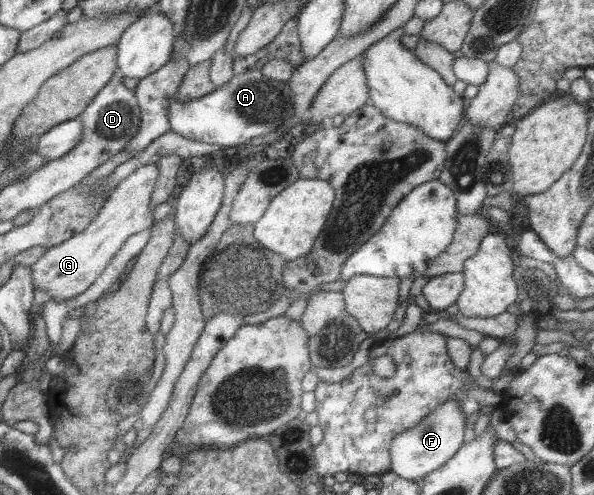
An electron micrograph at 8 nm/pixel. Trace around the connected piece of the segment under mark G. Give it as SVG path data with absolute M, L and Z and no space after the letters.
M155 164L138 167L110 191L93 219L81 230L81 233L69 237L60 245L47 248L45 253L33 265L30 265L34 290L37 288L45 290L53 301L65 301L85 291L99 275L103 275L110 259L121 249L127 237L149 228L155 222L148 207L149 194L157 181L157 175L159 175L159 167Z

